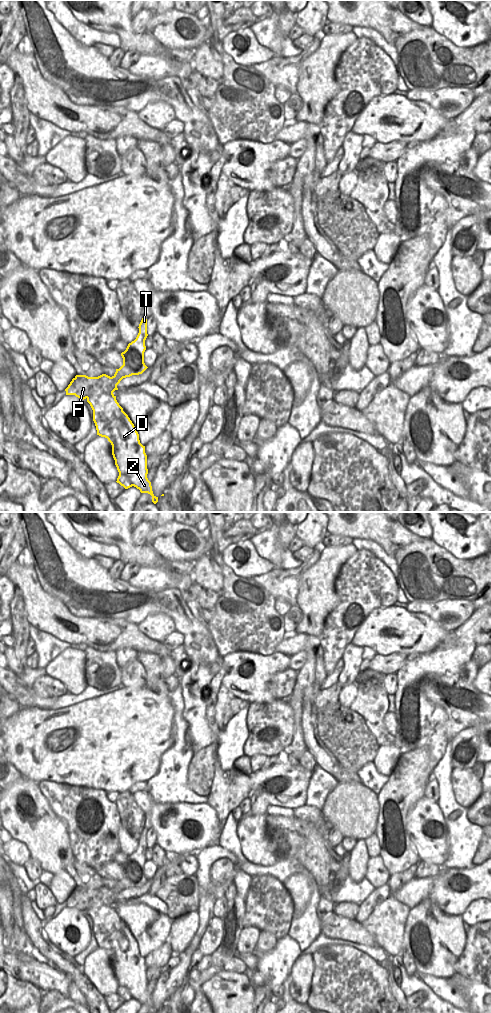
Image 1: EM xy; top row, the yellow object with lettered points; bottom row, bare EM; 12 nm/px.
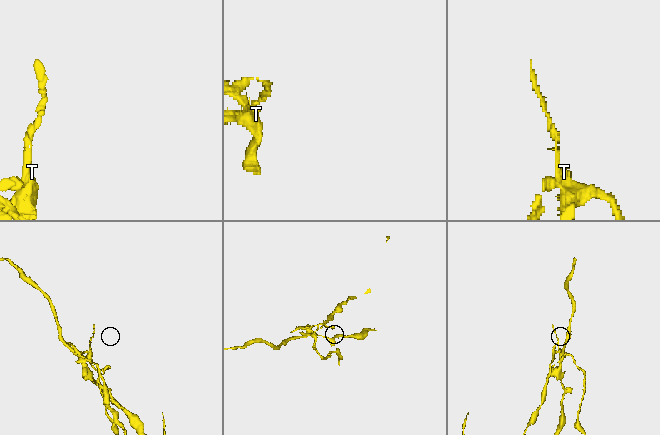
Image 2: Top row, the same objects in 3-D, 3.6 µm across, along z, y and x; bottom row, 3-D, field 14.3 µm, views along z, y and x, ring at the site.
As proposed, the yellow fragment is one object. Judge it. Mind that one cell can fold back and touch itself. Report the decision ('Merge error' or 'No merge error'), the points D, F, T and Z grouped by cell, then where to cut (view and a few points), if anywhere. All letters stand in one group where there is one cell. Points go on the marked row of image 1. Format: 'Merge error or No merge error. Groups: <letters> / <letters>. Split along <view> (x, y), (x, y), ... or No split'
Merge error. Groups: D Z / F T. Split along xy (116, 385), (99, 386), (95, 392), (86, 397)

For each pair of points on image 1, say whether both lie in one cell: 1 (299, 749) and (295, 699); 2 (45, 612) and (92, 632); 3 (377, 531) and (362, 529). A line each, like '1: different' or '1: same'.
1: same
2: same
3: same

